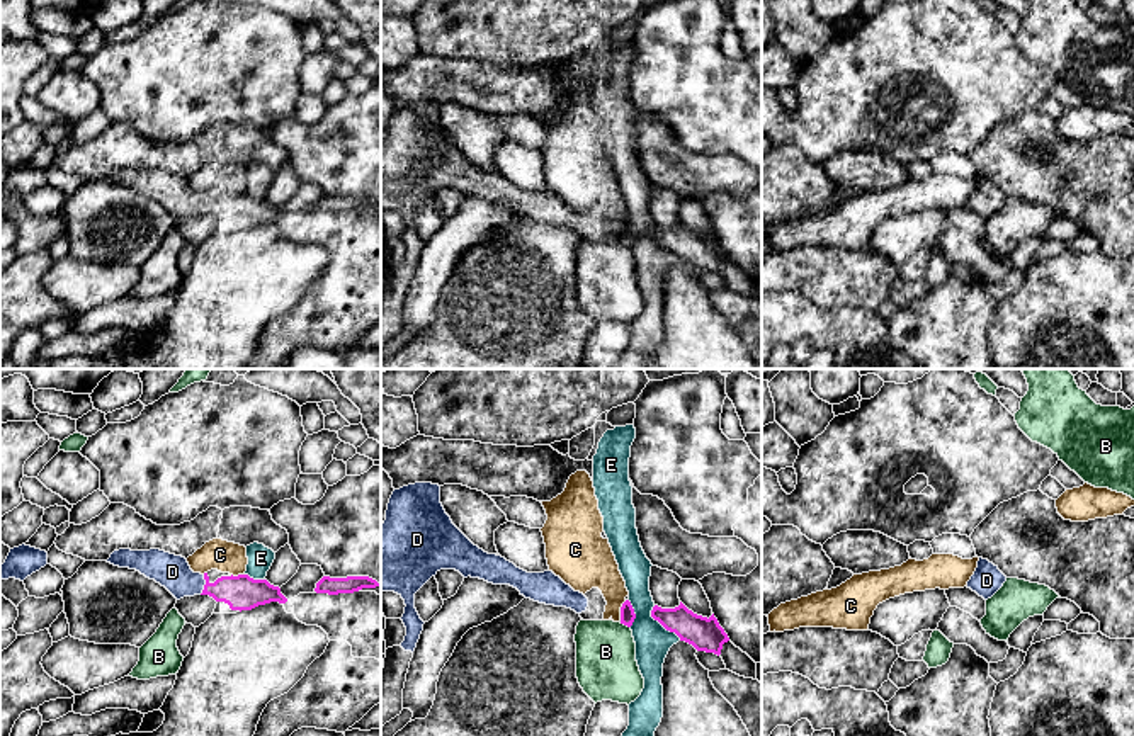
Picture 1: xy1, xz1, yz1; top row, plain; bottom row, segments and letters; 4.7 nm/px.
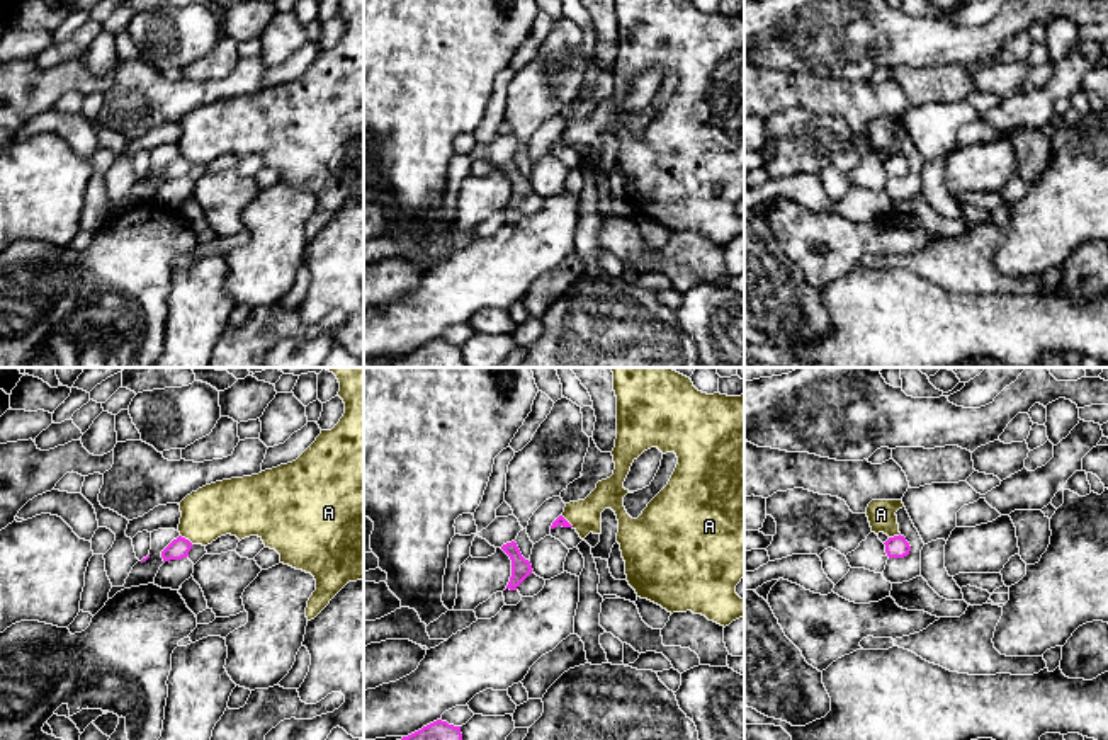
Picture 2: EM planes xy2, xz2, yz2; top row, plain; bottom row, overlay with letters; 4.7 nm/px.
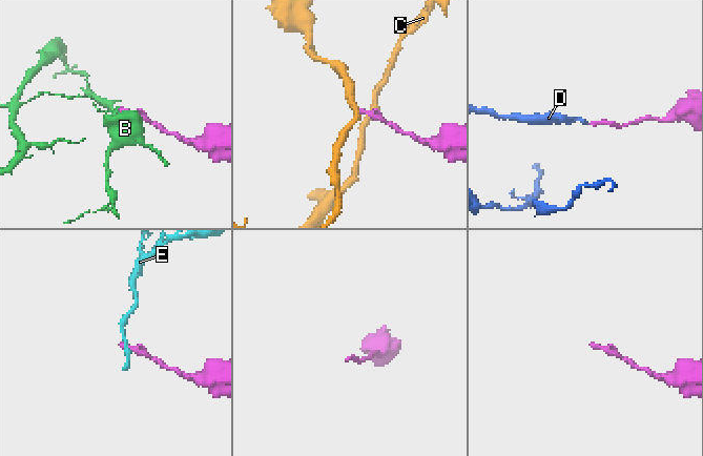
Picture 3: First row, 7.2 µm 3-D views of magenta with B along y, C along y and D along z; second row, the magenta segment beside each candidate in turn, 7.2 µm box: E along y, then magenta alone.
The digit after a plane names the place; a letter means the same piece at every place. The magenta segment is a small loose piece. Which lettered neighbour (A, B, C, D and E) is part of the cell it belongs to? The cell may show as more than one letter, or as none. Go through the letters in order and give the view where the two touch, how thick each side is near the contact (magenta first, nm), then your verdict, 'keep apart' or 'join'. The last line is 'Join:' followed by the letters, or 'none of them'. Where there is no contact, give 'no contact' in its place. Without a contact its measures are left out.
A: meets magenta in xy2; 100 nm thick on the magenta side, 260 nm on the other; keep apart
B: meets magenta in xz1; 70 nm thick on the magenta side, 280 nm on the other; keep apart
C: meets magenta in xz1; 70 nm thick on the magenta side, 200 nm on the other; keep apart
D: meets magenta in xy1; 160 nm thick on the magenta side, 160 nm on the other; join
E: meets magenta in xz1; 160 nm thick on the magenta side, 170 nm on the other; keep apart
Join: D

